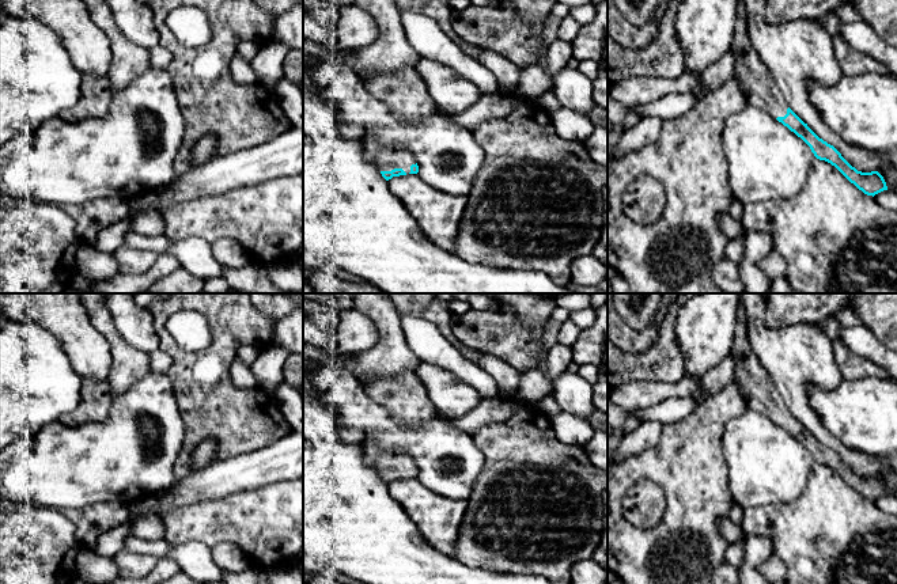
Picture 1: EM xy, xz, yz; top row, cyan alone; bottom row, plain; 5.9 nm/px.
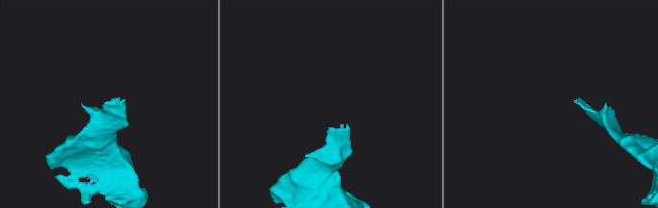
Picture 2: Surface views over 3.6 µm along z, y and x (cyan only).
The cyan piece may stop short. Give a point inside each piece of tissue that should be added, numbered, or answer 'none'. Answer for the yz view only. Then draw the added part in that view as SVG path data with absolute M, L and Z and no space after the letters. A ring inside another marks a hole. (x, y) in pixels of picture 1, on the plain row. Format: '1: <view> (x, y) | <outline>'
1: yz (761, 395) | M741 297L738 302L737 329L730 356L735 361L733 380L741 387L748 409L767 416L773 422L784 421L788 407L749 344Z

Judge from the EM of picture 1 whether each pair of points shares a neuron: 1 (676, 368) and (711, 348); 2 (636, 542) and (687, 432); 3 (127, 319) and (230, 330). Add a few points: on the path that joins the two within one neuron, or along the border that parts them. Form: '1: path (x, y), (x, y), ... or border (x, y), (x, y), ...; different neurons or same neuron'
1: border (682, 357), (687, 372); different neurons
2: path (667, 524), (687, 505), (687, 463); same neuron
3: border (144, 307), (151, 315), (159, 348); different neurons

